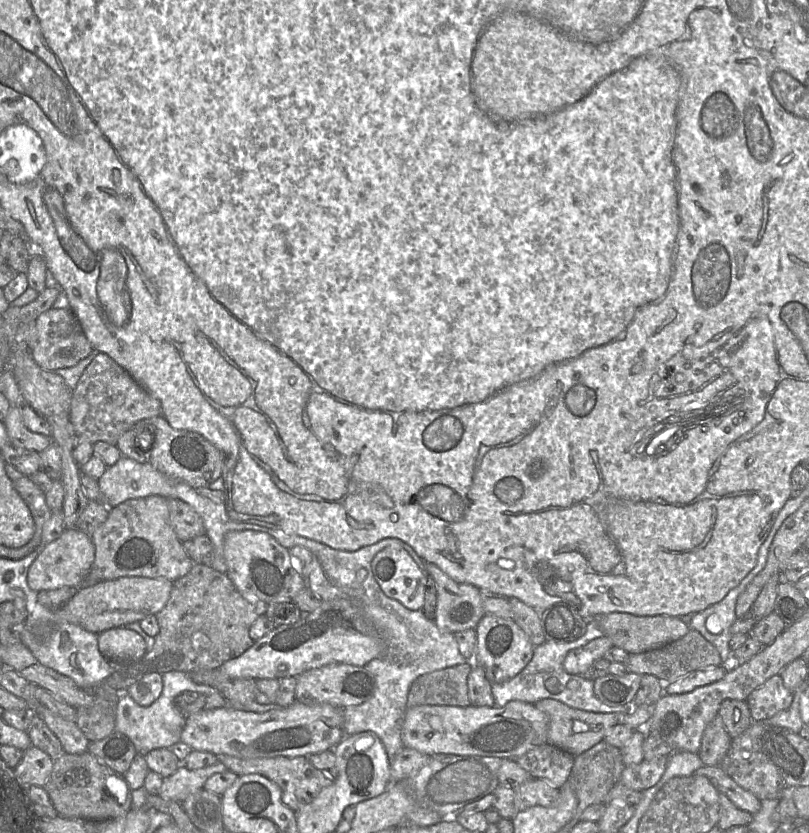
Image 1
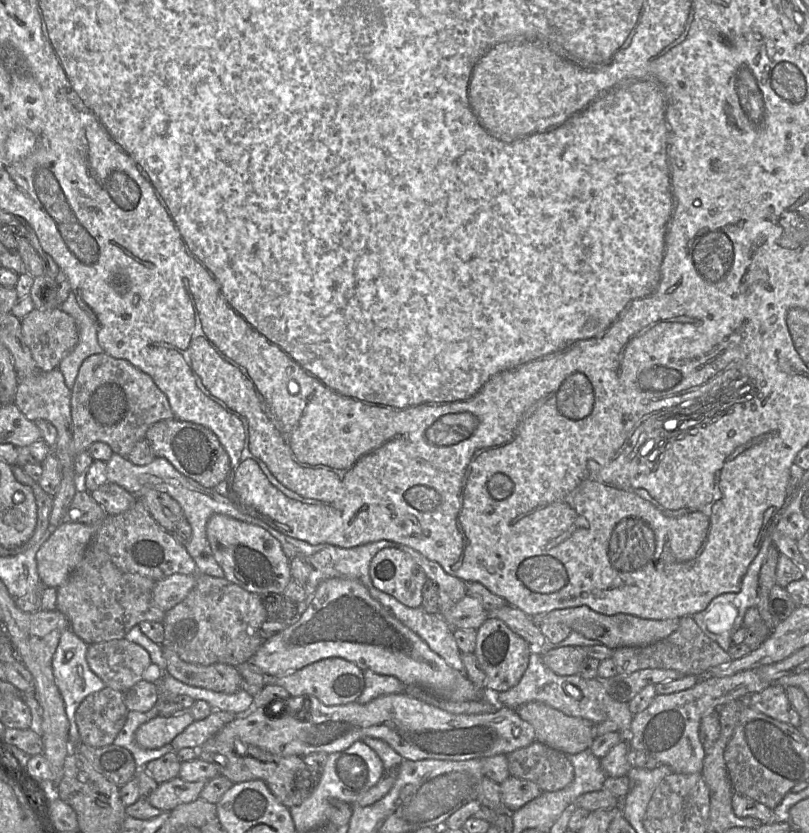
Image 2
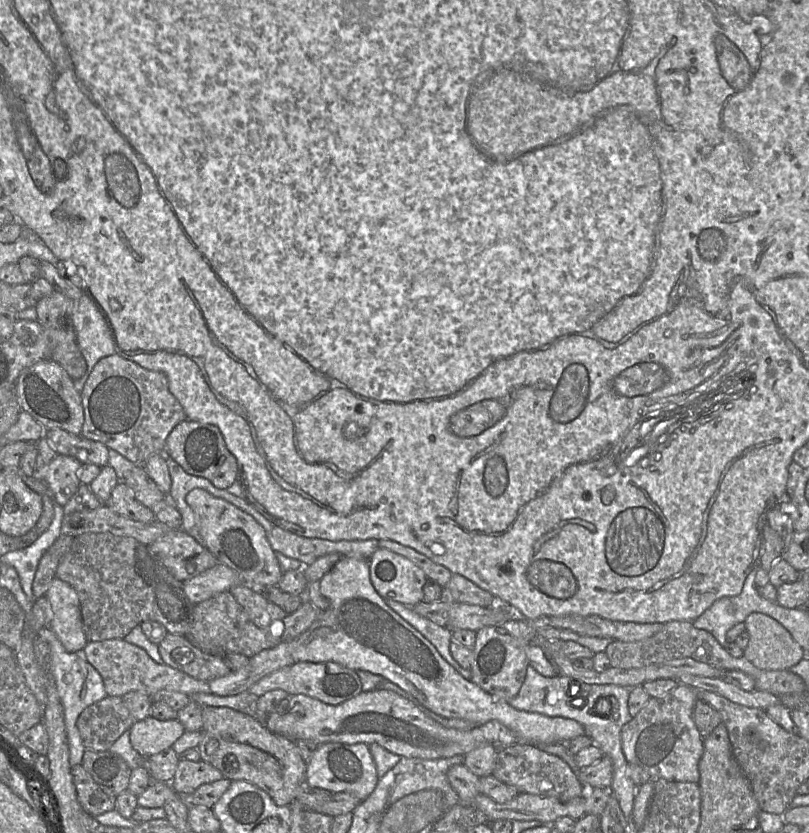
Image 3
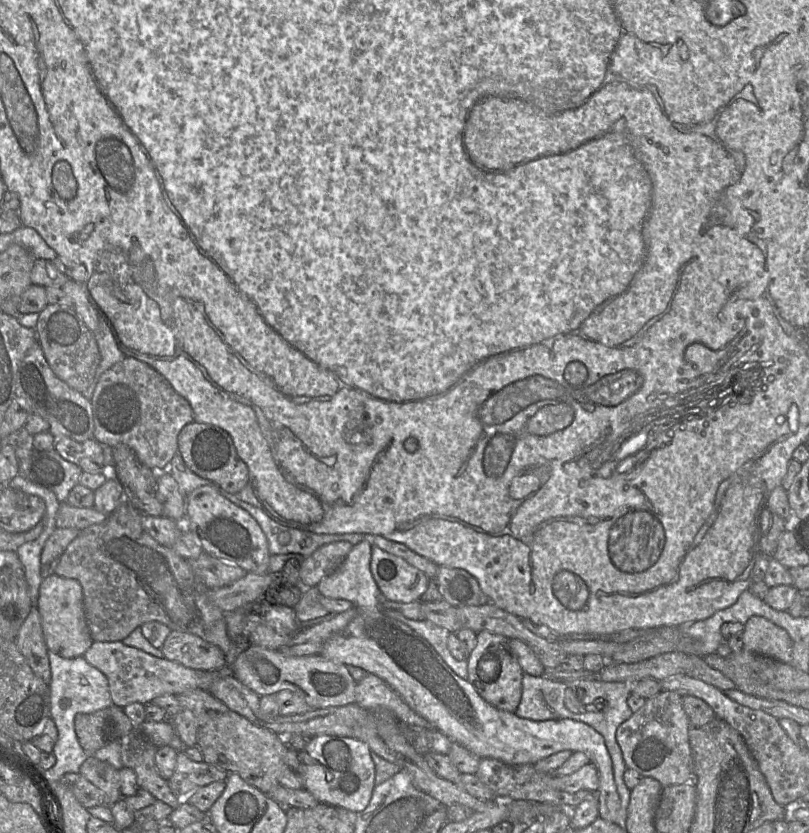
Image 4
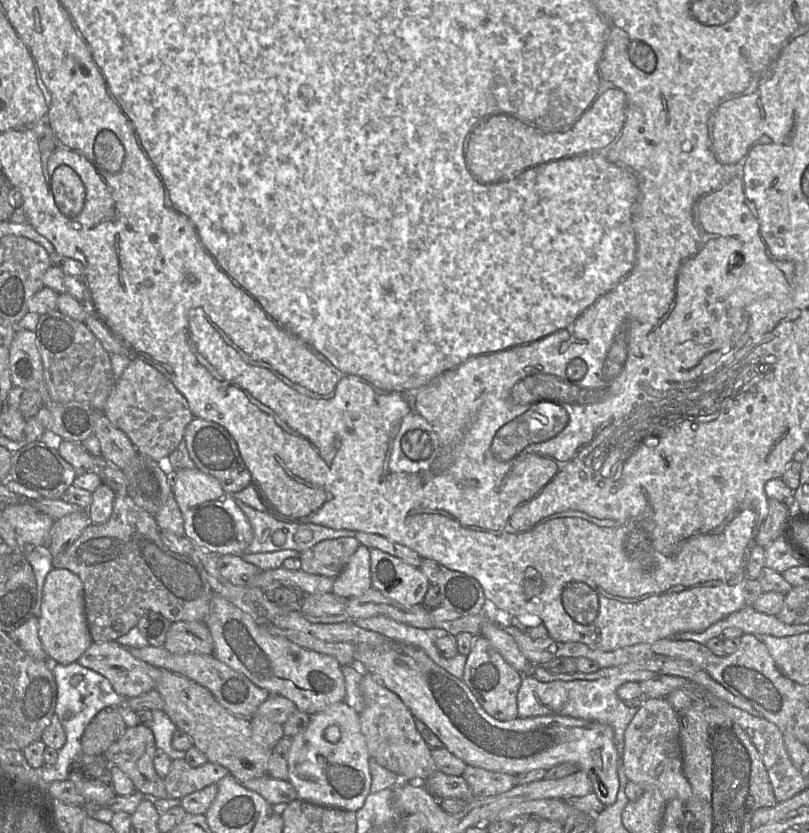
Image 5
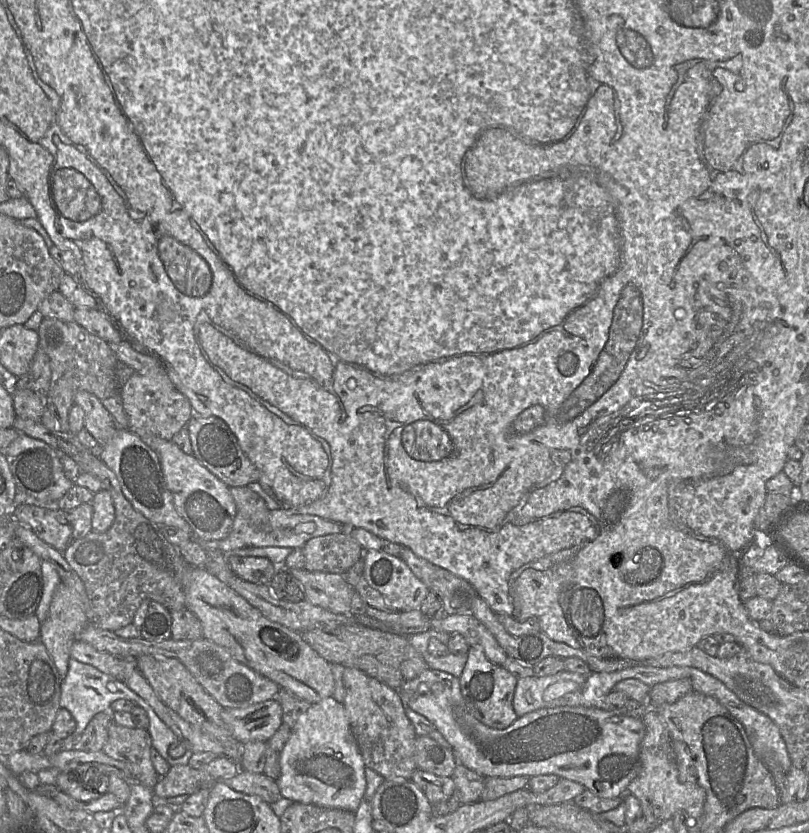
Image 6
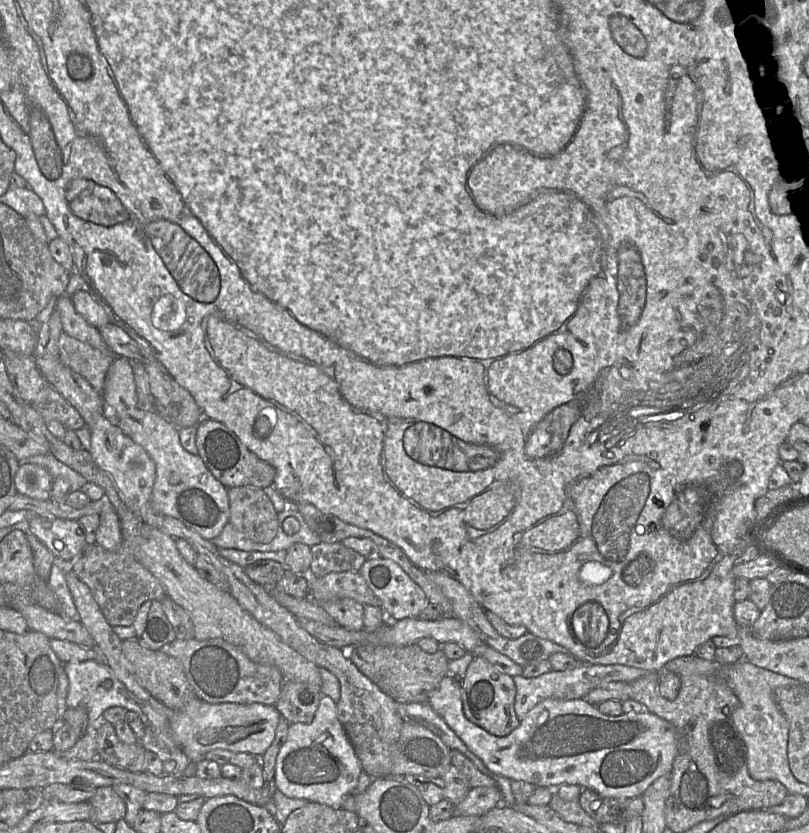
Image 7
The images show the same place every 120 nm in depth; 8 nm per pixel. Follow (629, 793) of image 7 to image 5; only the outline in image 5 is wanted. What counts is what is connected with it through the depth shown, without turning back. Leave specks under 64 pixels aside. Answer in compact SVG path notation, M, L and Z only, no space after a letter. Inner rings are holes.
M393 640L381 646L359 645L355 650L355 665L372 676L378 683L394 692L415 718L426 724L452 754L467 765L490 771L519 775L536 769L549 770L570 762L587 773L598 799L605 805L614 804L619 790L618 752L613 728L607 724L561 715L529 718L517 717L500 721L489 715L479 704L462 679L458 679L437 665L421 648Z

